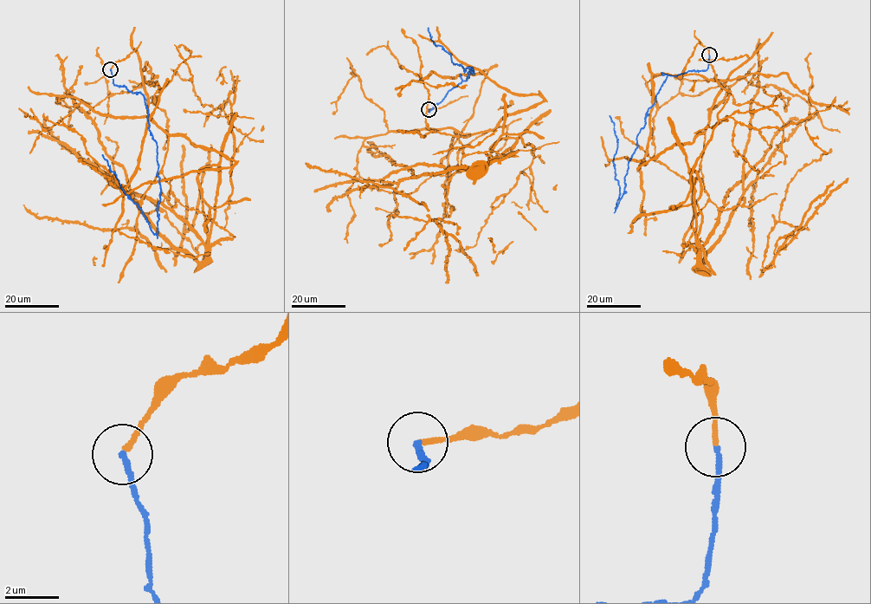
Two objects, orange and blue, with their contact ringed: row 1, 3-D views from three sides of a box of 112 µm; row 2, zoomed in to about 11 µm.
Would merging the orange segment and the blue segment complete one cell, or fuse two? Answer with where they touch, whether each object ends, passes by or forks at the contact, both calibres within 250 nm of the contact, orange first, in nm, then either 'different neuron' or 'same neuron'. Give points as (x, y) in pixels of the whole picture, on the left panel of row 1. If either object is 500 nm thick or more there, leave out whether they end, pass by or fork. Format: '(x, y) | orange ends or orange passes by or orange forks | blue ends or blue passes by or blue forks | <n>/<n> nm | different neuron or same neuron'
(110, 69) | orange ends | blue ends | 170/200 nm | different neuron

